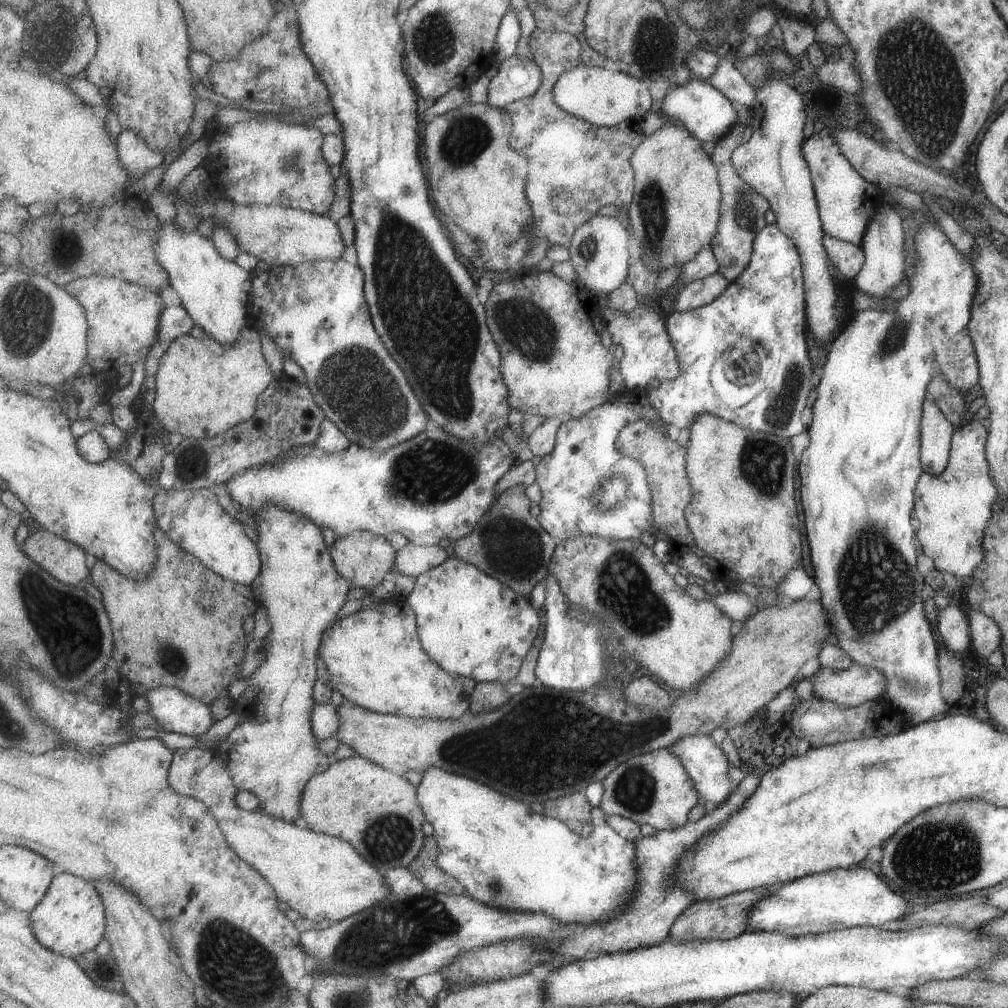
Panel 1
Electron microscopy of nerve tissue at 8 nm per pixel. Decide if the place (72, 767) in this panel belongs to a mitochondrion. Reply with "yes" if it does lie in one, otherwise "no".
no

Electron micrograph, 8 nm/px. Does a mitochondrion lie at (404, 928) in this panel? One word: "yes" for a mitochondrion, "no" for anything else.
yes

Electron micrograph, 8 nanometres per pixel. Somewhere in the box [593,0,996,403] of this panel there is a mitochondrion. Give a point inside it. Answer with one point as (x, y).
(919, 75)

